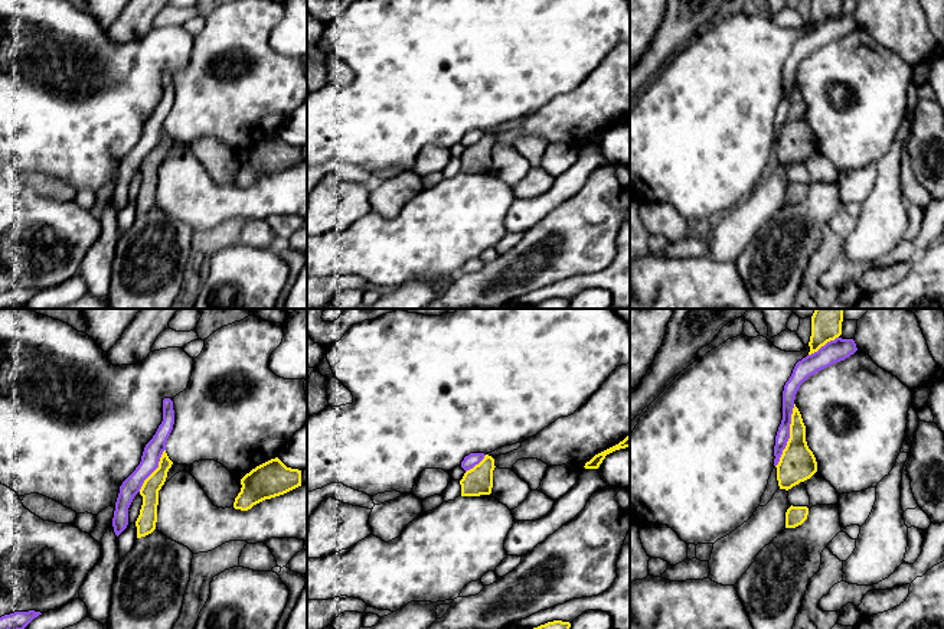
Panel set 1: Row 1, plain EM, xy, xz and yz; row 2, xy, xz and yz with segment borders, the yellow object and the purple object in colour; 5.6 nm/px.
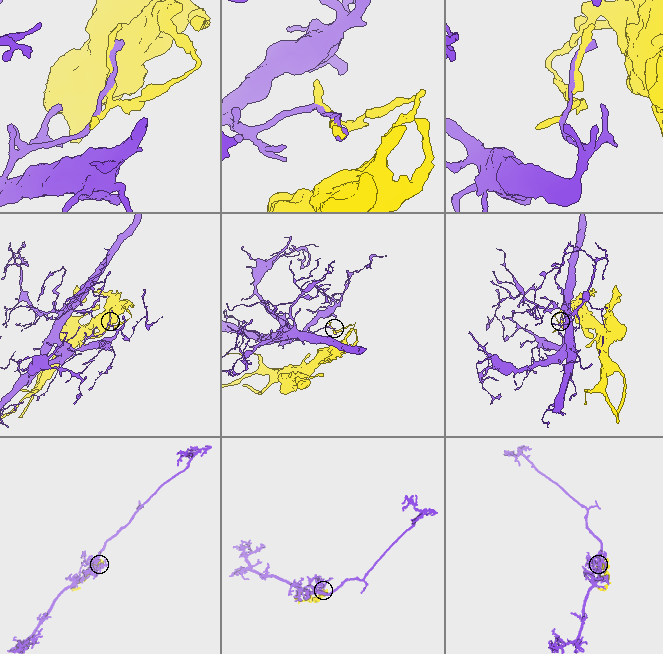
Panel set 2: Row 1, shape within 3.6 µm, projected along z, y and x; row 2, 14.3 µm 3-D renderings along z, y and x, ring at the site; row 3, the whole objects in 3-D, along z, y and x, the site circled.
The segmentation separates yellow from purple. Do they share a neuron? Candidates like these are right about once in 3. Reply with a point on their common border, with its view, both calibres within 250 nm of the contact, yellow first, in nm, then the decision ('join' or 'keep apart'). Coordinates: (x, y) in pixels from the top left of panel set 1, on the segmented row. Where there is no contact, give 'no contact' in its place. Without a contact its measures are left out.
yz (790, 436) | 200/80 nm | keep apart

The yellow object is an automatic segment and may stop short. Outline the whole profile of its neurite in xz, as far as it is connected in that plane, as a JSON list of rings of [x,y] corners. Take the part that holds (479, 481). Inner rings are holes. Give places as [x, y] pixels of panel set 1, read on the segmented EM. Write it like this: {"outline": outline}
{"outline": [[[486,454],[478,465],[467,470],[460,480],[461,496],[490,495],[493,488],[494,467],[494,459]]]}

